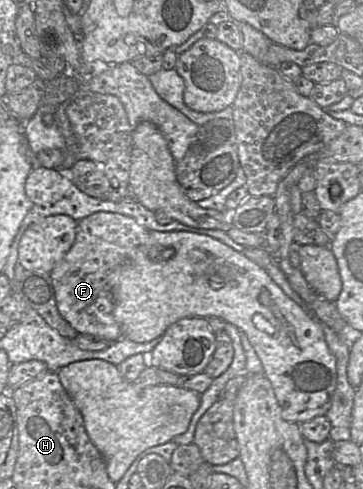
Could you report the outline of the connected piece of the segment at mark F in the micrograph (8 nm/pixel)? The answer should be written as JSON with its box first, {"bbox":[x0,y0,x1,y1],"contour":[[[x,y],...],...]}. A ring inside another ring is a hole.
{"bbox":[50,212,165,342],"contour":[[[96,212],[81,219],[72,247],[50,272],[60,315],[79,334],[98,336],[110,342],[118,341],[122,334],[113,315],[109,274],[136,252],[143,252],[151,259],[160,259],[165,249],[152,243],[149,230],[138,224],[133,217]]]}

